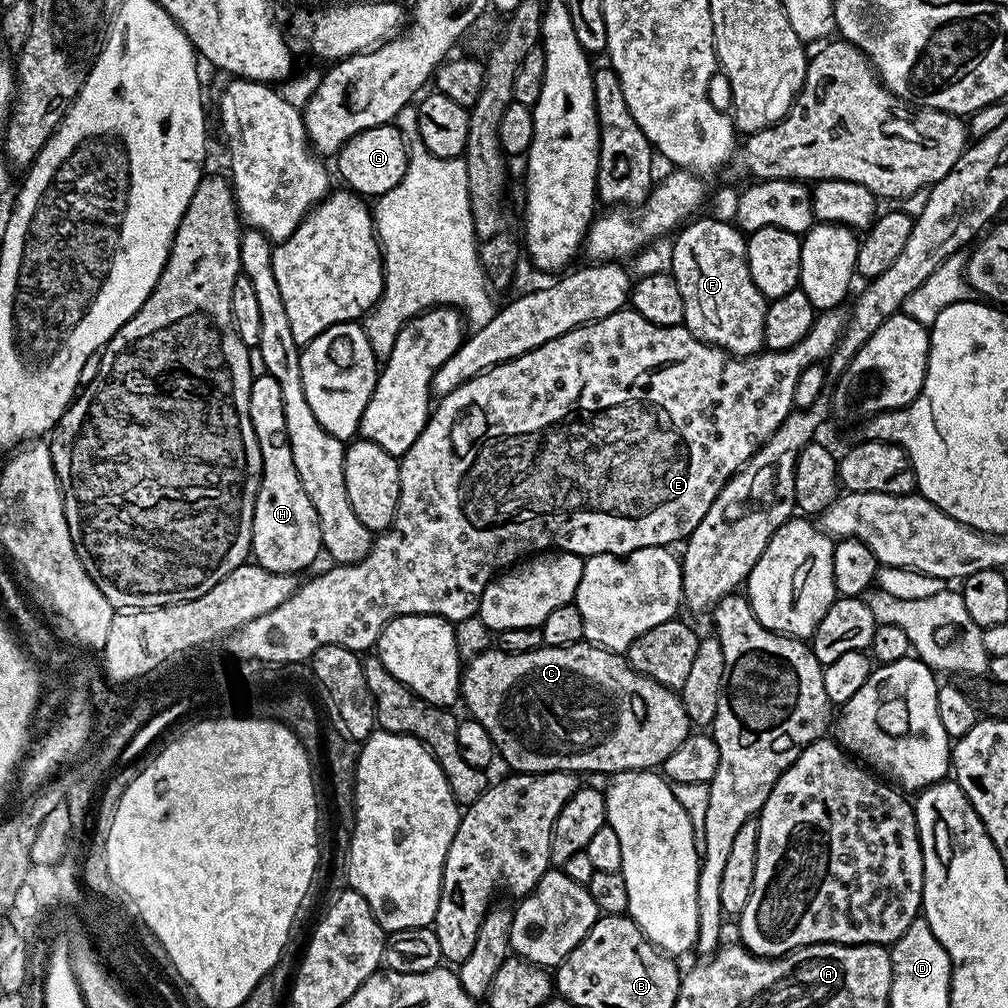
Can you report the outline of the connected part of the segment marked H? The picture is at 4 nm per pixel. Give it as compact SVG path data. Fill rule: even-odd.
M267 374L255 377L250 386L250 422L254 426L254 434L258 438L262 454L260 489L256 495L252 523L251 555L255 563L271 572L300 574L303 568L308 568L315 562L316 555L321 555L320 523L314 510L314 502L306 498L306 490L302 490L298 470L294 470L294 454L290 454L290 438L286 434L286 414L282 410L282 390L278 388L278 382L274 382L274 378L270 378Z

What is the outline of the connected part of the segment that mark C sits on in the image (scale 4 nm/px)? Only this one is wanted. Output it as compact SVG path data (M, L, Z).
M581 642L570 646L547 646L529 652L501 652L489 650L478 654L473 660L467 661L462 668L460 682L462 704L468 707L467 715L476 720L482 726L486 726L486 734L490 734L493 744L496 746L499 759L504 759L509 764L513 773L518 772L575 772L585 774L587 772L602 772L615 774L617 772L643 772L645 770L659 769L682 746L682 742L690 735L690 721L684 703L673 689L662 686L650 678L636 672L628 664L627 659L619 652L612 652L609 648L600 648L596 644Z

